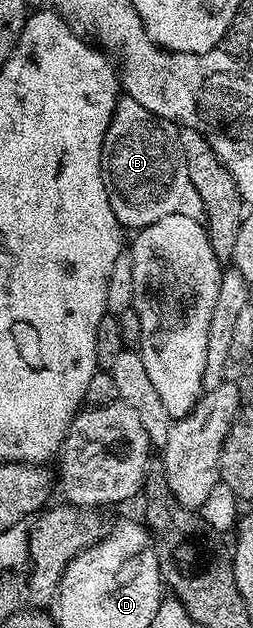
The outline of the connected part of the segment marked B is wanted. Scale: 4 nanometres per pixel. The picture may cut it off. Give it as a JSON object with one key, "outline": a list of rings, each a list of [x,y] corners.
{"outline":[[[123,97],[115,106],[101,149],[101,169],[105,189],[109,193],[109,205],[119,226],[124,229],[147,227],[153,221],[161,221],[161,217],[169,217],[173,213],[197,220],[204,218],[201,193],[197,193],[197,189],[193,189],[193,181],[189,181],[189,169],[185,165],[185,153],[176,128],[167,120],[149,113],[149,109],[137,101]]]}

